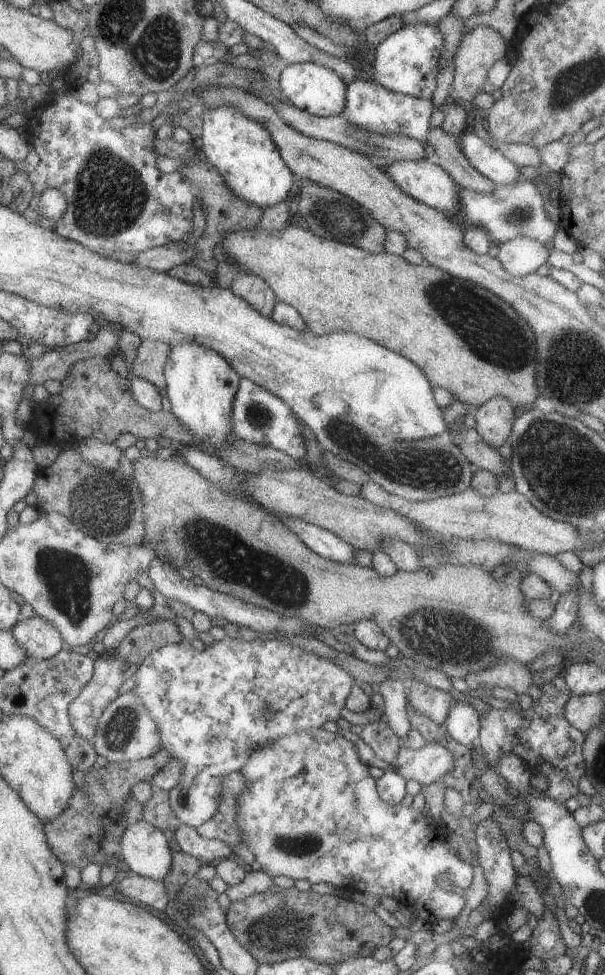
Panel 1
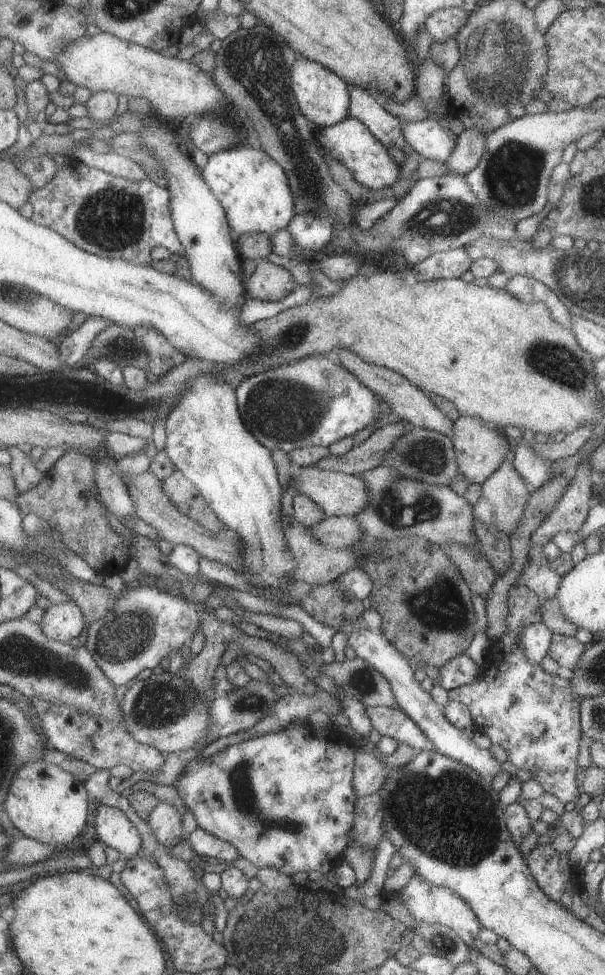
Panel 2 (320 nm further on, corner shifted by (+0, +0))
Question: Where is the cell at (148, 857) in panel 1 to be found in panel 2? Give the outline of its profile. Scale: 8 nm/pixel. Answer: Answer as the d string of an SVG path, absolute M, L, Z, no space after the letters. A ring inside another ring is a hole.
M99 803L94 821L94 838L117 850L121 858L135 856L142 846L139 831L117 808Z

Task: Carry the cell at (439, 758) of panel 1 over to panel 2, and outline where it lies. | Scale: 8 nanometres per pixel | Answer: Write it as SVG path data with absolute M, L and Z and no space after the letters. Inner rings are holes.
M356 752L354 756L352 789L356 797L372 795L385 784L387 768L367 752Z

